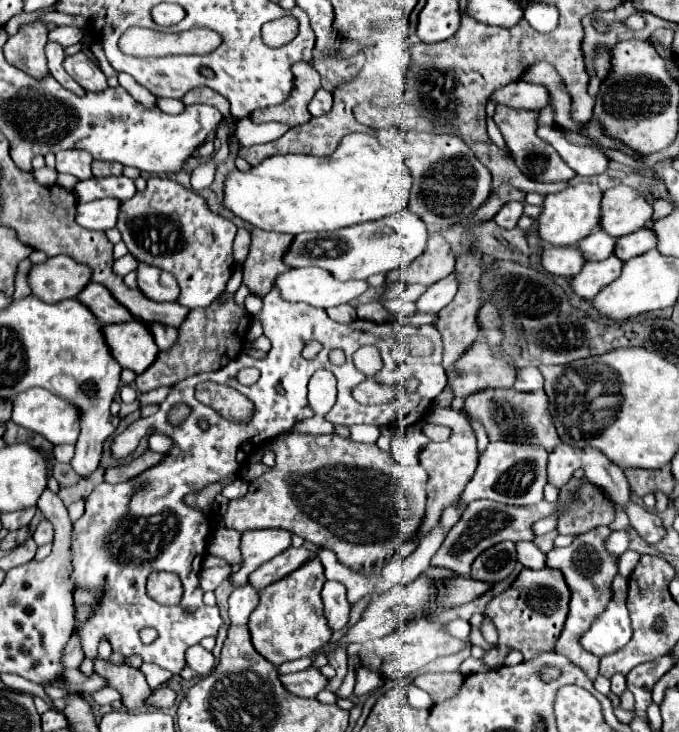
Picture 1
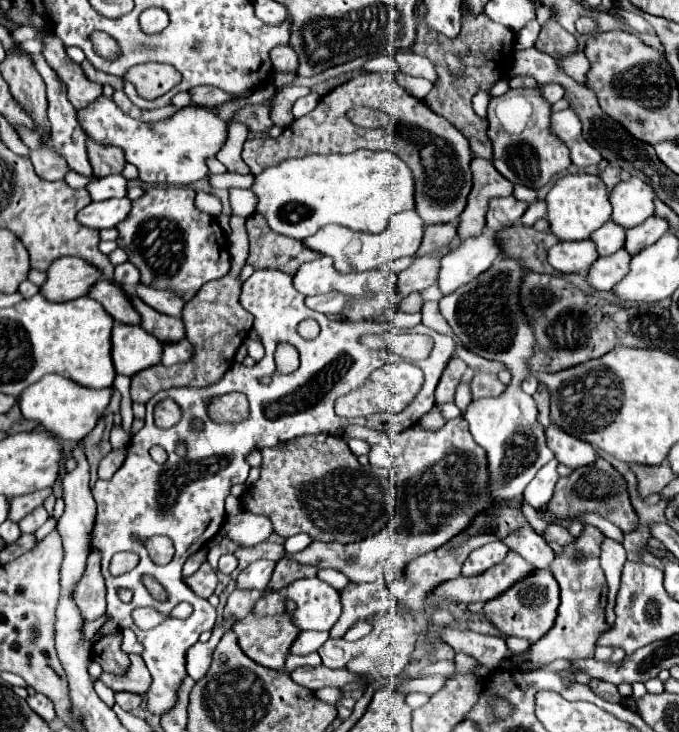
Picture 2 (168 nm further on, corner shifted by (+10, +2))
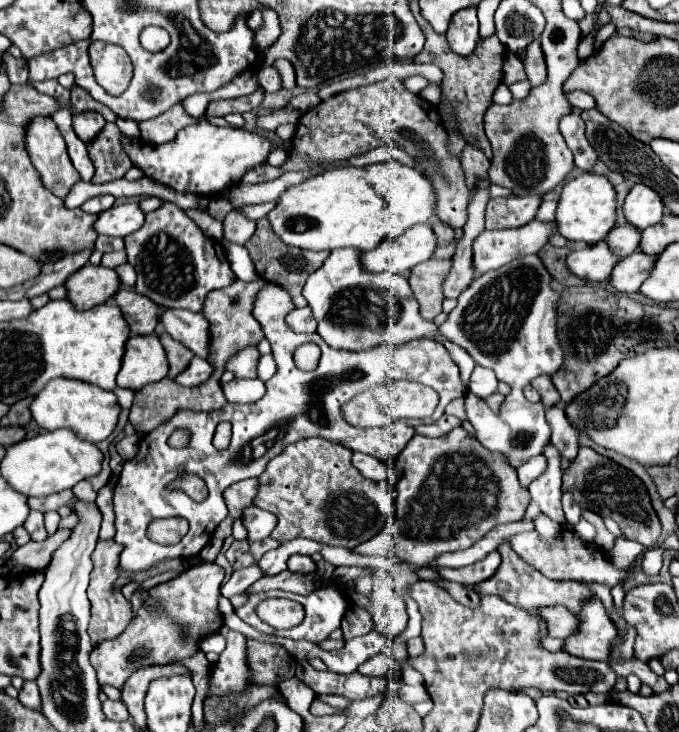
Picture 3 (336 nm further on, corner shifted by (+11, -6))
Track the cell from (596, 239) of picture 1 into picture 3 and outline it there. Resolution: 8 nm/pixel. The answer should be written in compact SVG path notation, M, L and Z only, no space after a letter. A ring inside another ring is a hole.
M617 225L609 231L609 235L605 237L605 243L609 245L611 253L617 257L627 257L629 253L633 253L639 247L639 231L635 227L629 225Z

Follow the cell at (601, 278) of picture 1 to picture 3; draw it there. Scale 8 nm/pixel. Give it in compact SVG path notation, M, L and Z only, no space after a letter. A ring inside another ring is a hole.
M635 251L615 263L609 275L609 283L621 291L621 293L635 293L637 287L645 281L645 275L649 275L649 267L653 267L651 255L645 255L641 251Z

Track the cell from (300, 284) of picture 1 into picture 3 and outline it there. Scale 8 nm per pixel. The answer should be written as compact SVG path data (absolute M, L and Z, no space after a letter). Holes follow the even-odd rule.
M345 247L345 249L331 251L327 261L309 275L303 287L303 297L307 299L315 319L319 321L317 333L331 347L359 351L379 343L399 345L417 337L431 337L441 341L449 349L453 361L459 367L465 391L469 391L469 377L475 367L475 361L465 349L449 343L447 339L441 339L441 335L437 335L437 327L431 321L421 319L419 303L417 299L411 299L413 293L403 275L365 273L359 263L359 251Z

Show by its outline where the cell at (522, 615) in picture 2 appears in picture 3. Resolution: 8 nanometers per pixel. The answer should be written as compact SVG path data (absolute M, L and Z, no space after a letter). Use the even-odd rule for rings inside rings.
M559 605L559 607L541 607L539 615L547 623L549 637L565 639L565 637L573 635L573 631L577 629L577 617L569 609L565 609L563 605Z

